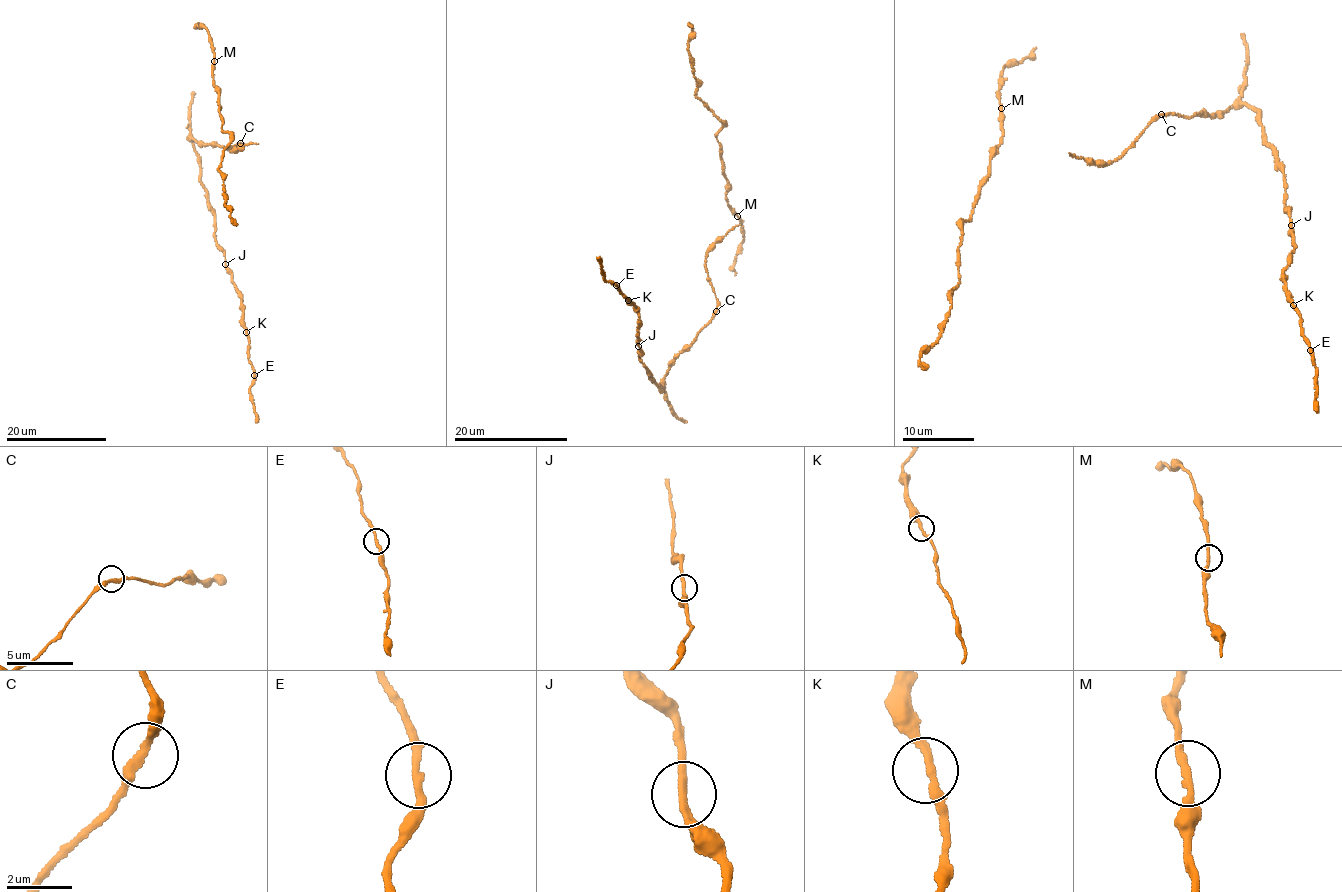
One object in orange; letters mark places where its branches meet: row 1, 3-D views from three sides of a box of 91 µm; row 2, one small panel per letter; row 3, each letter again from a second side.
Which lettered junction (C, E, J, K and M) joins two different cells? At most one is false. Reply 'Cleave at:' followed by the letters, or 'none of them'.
Cleave at: none of them

